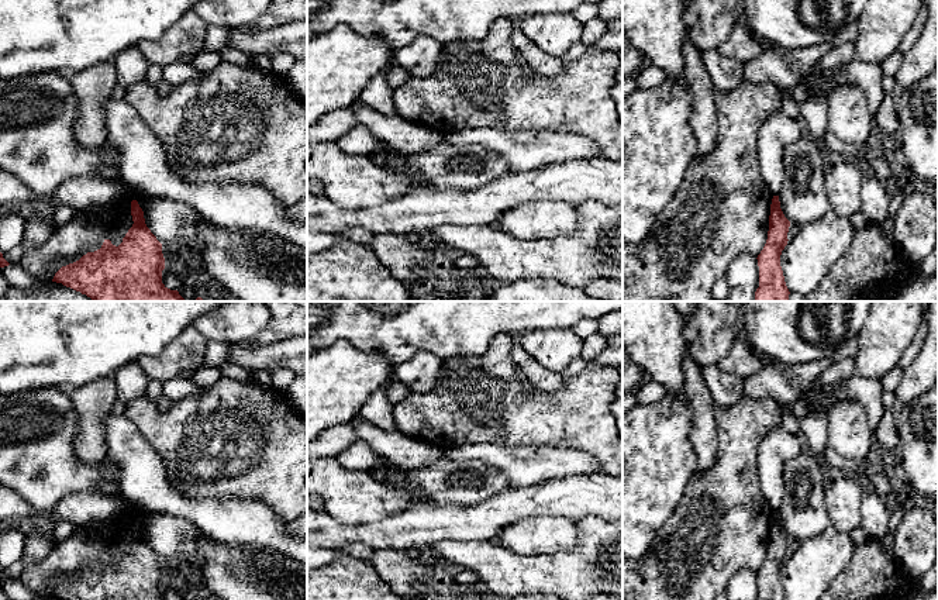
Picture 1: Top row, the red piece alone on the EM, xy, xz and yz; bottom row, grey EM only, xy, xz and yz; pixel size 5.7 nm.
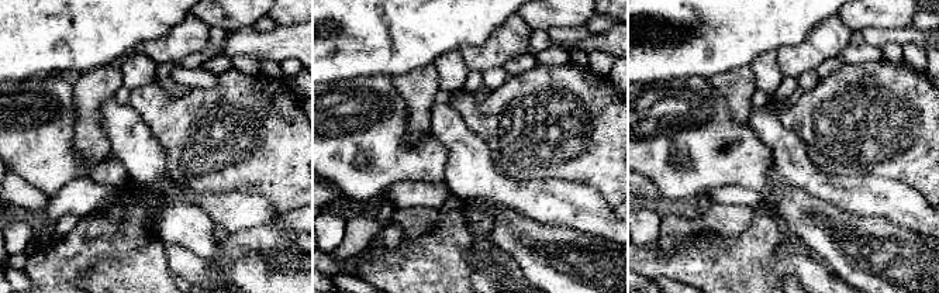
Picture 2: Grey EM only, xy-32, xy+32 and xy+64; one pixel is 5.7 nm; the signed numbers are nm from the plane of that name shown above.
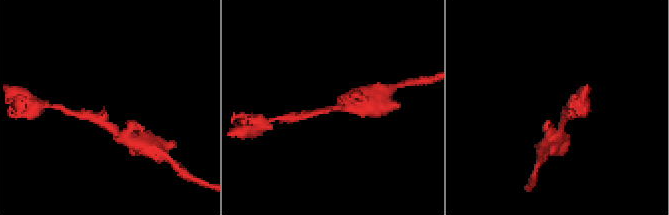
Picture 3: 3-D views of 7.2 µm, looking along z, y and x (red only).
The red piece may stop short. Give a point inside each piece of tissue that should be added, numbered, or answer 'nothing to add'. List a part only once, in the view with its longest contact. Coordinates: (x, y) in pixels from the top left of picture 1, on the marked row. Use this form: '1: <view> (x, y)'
nothing to add

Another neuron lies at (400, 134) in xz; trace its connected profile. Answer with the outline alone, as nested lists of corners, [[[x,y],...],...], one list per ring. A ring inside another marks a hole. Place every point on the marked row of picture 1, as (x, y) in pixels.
[[[361,100],[352,103],[351,108],[356,123],[365,125],[372,135],[399,152],[415,154],[444,142],[444,135],[427,125],[411,123],[399,114],[382,114]]]

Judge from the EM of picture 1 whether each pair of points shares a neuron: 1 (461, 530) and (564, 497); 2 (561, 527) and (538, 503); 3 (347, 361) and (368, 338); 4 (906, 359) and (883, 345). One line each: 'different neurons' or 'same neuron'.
1: same neuron
2: different neurons
3: different neurons
4: different neurons

